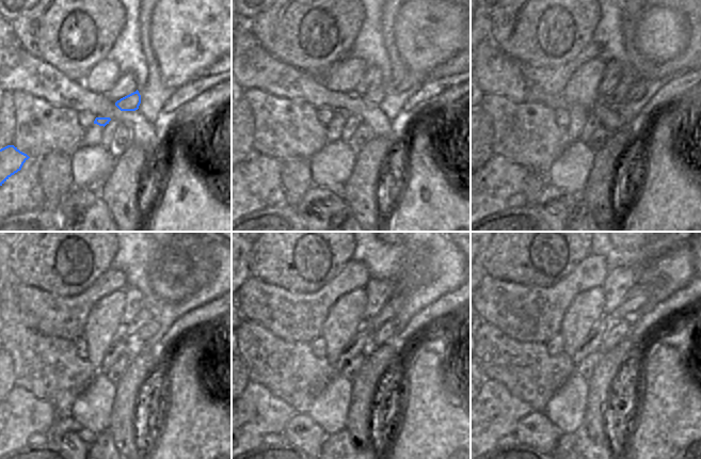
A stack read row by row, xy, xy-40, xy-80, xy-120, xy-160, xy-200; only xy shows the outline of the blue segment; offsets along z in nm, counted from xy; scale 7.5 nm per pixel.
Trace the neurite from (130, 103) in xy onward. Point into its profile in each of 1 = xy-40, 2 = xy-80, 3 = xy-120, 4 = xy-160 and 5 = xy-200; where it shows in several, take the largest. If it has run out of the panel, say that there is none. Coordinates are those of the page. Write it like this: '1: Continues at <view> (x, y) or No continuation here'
1: Continues at xy-40 (373, 98)
2: Continues at xy-80 (614, 98)
3: Continues at xy-120 (144, 316)
4: Continues at xy-160 (394, 304)
5: Continues at xy-200 (637, 296)

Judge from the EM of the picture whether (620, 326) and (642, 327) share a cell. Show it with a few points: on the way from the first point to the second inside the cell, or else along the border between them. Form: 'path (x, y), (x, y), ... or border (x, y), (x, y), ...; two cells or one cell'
border (630, 318), (630, 329), (626, 336); two cells

